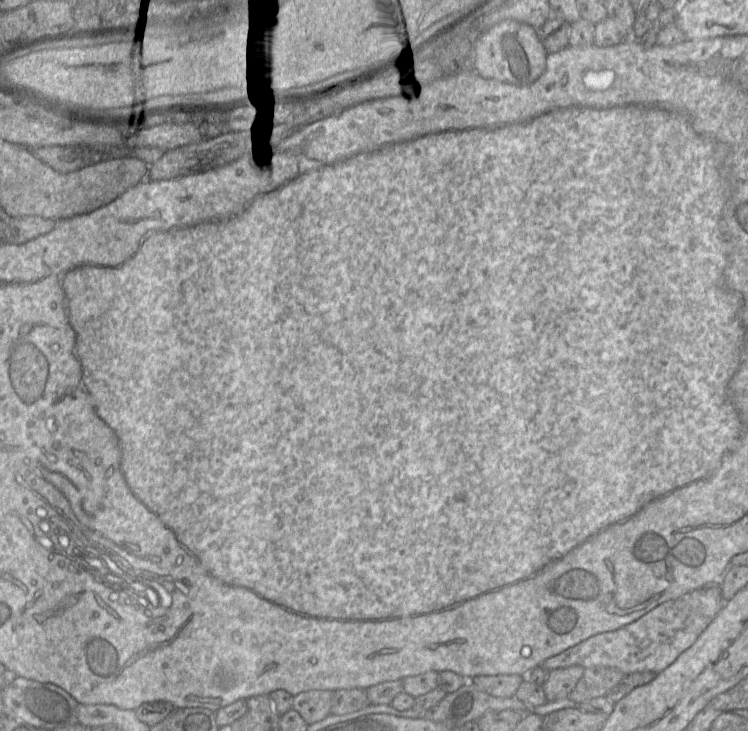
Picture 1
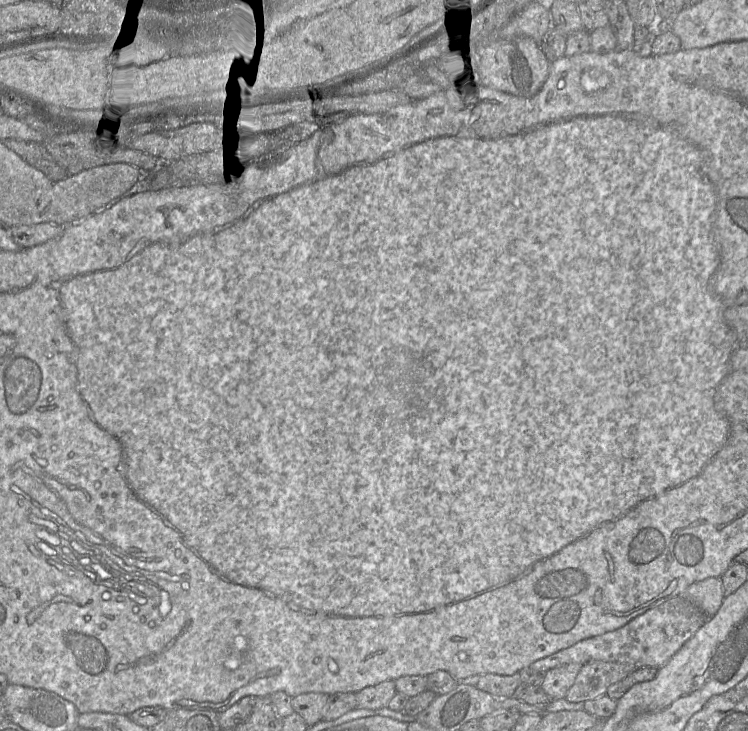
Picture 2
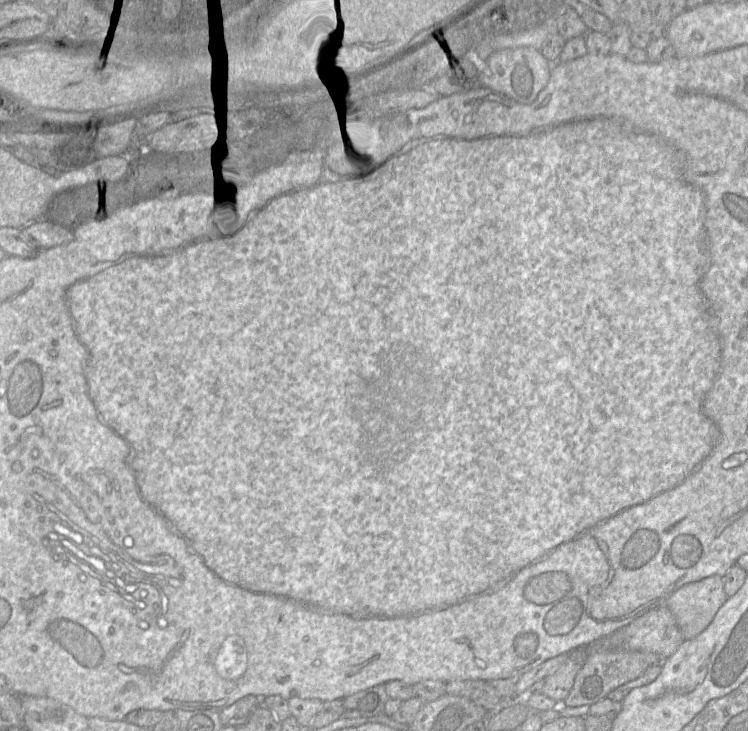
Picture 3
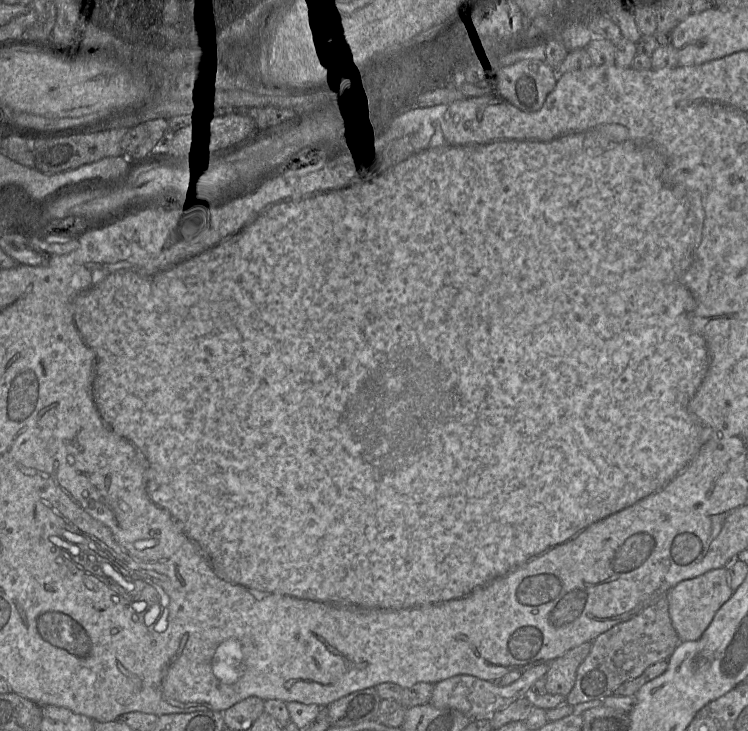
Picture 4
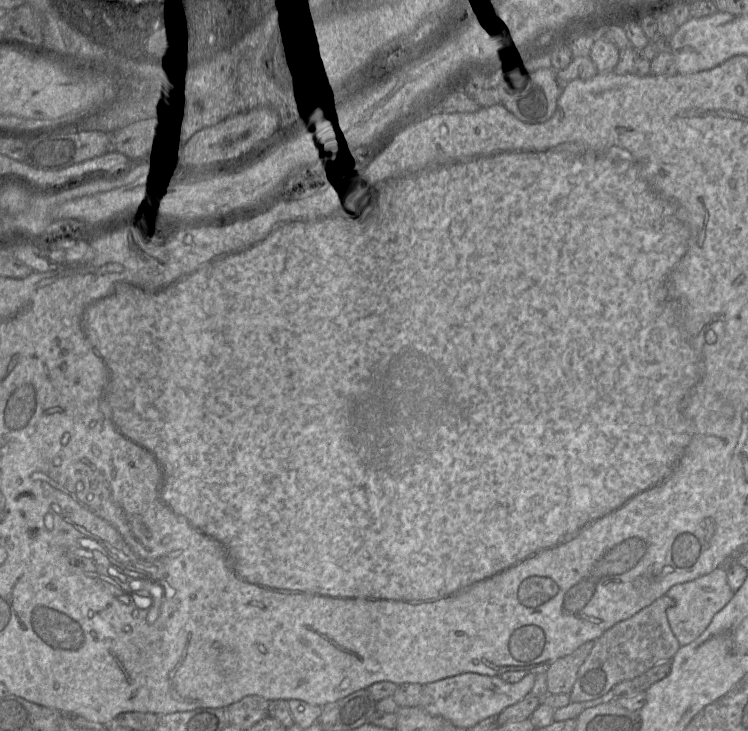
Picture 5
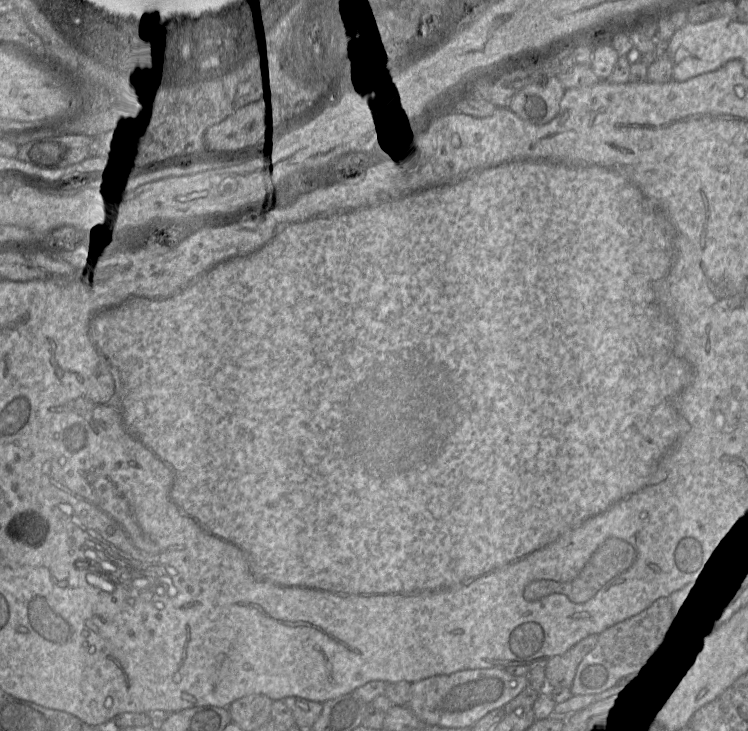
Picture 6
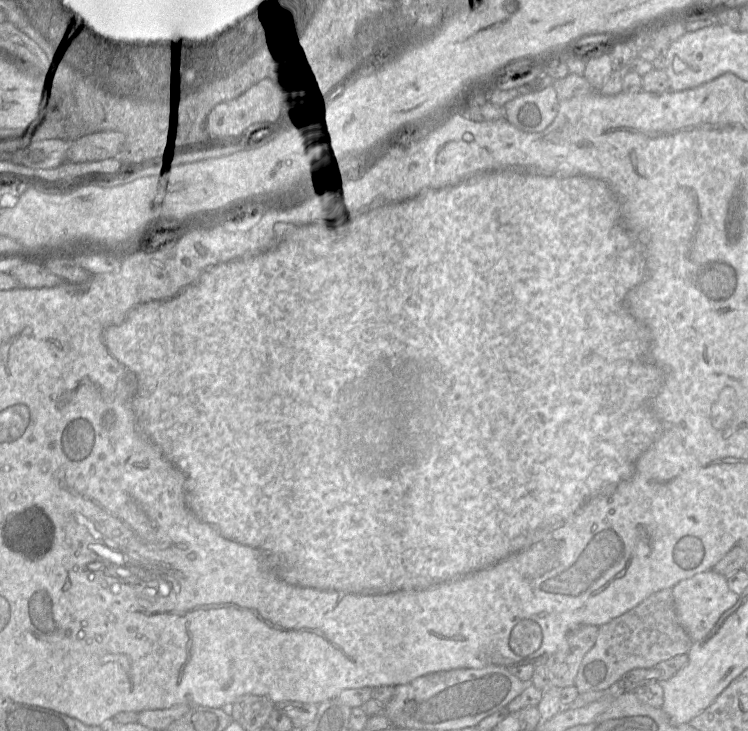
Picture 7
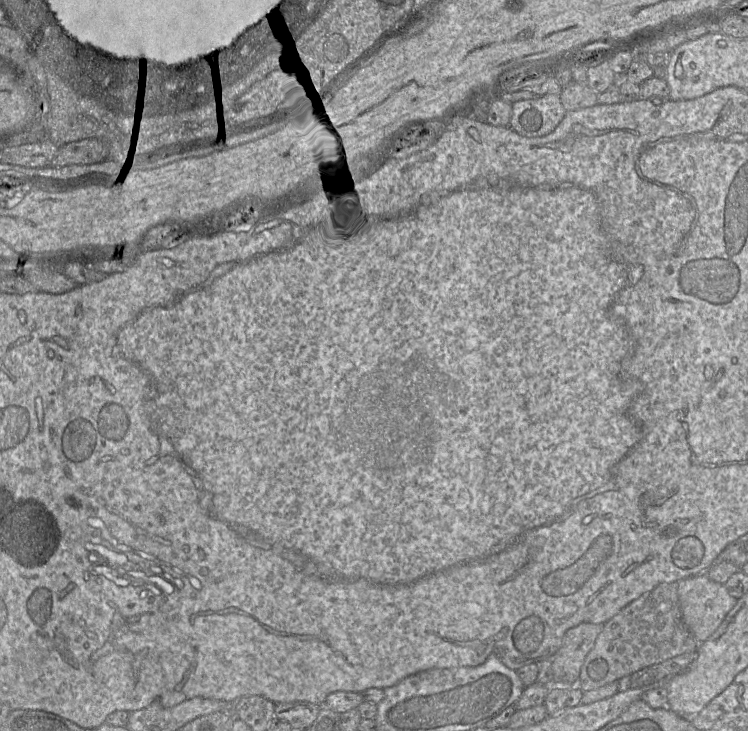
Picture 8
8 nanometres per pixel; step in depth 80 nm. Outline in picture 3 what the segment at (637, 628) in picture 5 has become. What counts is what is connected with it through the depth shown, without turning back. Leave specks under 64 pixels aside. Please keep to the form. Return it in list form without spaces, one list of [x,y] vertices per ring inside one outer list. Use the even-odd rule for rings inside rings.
[[[595,650],[588,655],[577,673],[574,685],[564,699],[565,705],[574,707],[591,705],[605,697],[616,687],[639,677],[649,666],[659,663],[657,654],[645,651]]]

